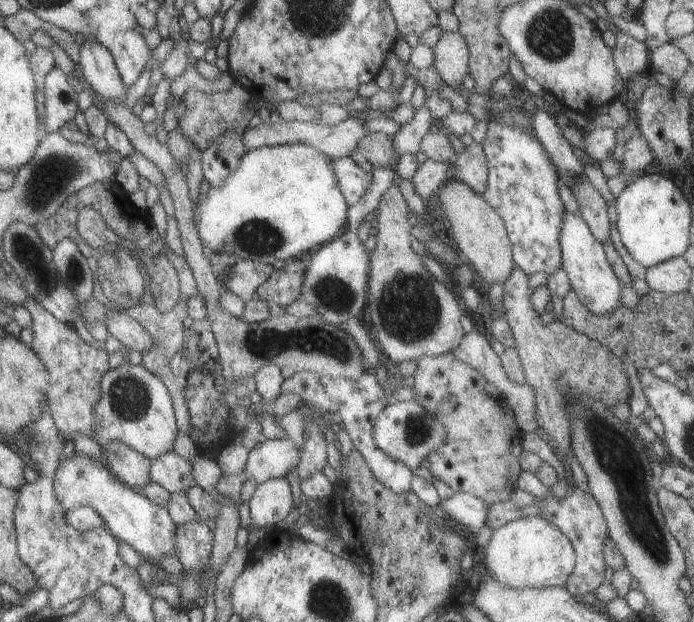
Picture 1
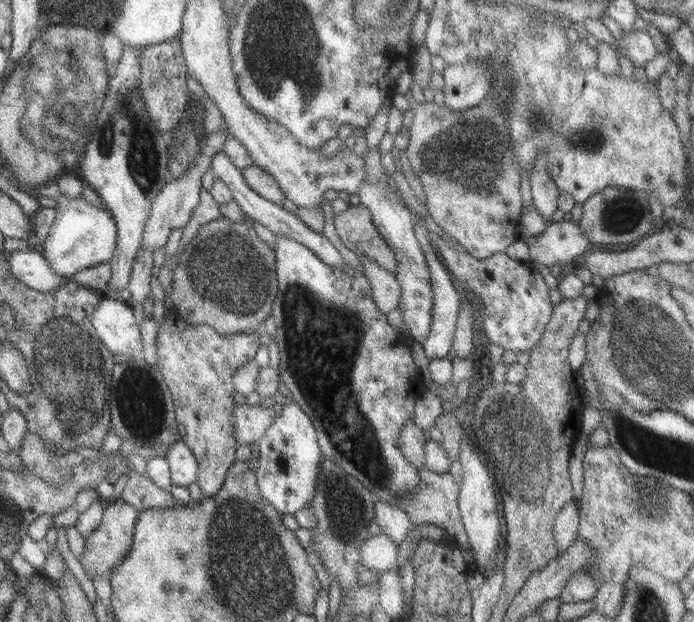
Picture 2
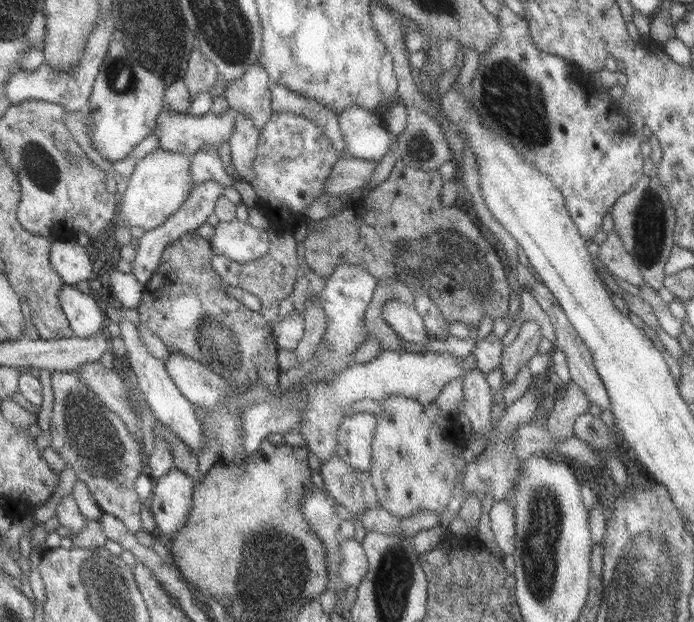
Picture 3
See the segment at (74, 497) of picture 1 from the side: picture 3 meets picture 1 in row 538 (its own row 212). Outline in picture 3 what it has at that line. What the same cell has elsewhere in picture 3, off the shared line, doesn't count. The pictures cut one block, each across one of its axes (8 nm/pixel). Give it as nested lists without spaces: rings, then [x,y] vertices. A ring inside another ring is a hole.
[[[154,150],[140,158],[133,167],[130,177],[126,179],[127,186],[121,194],[121,202],[116,204],[116,216],[114,225],[123,222],[127,227],[137,226],[144,231],[151,230],[159,226],[168,216],[171,216],[182,205],[187,198],[192,186],[192,180],[189,174],[190,156],[176,152]]]

